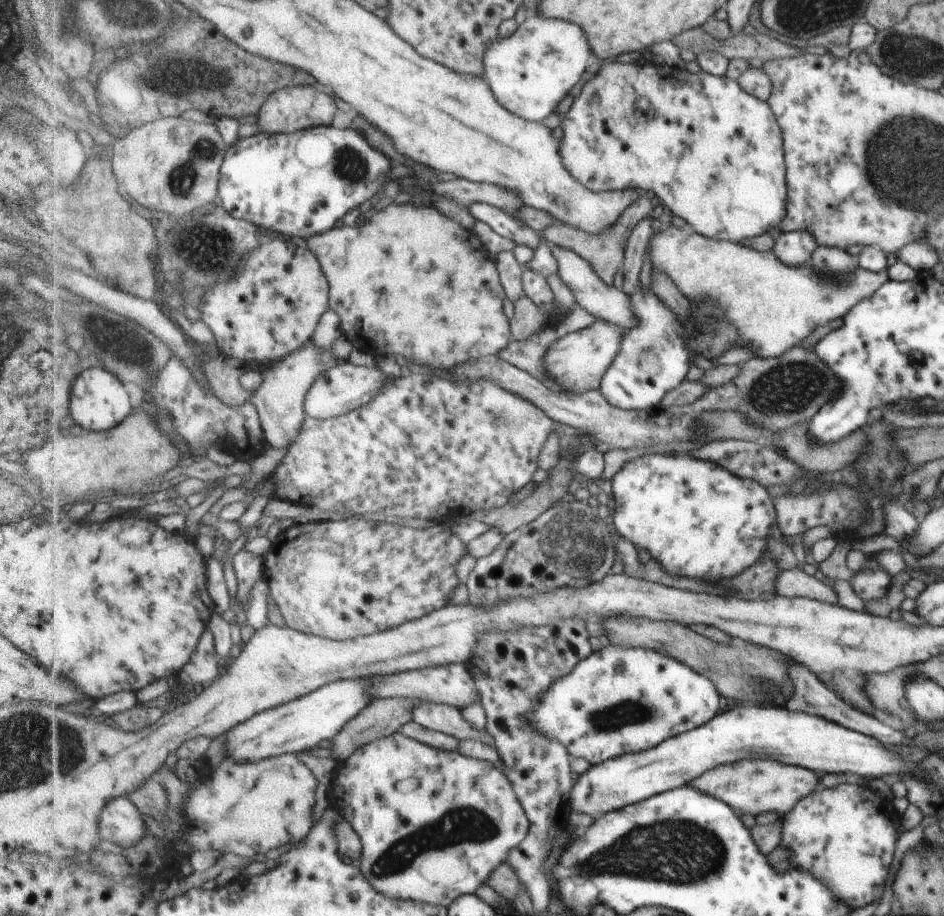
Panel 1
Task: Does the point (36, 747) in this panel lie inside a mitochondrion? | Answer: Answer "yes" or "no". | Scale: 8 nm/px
yes

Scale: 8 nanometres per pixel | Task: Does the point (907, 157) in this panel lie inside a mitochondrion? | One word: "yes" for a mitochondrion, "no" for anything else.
yes

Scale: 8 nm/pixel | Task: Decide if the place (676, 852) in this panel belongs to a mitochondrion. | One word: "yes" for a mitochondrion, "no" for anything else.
yes

